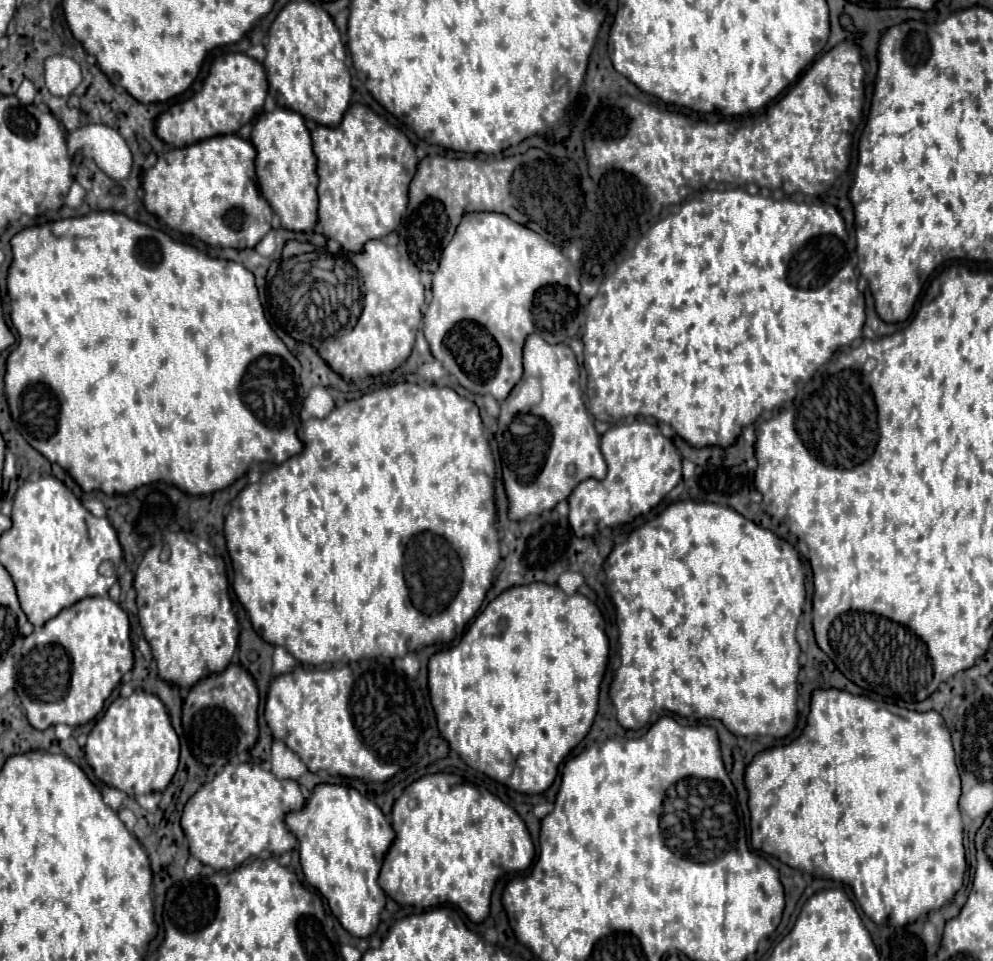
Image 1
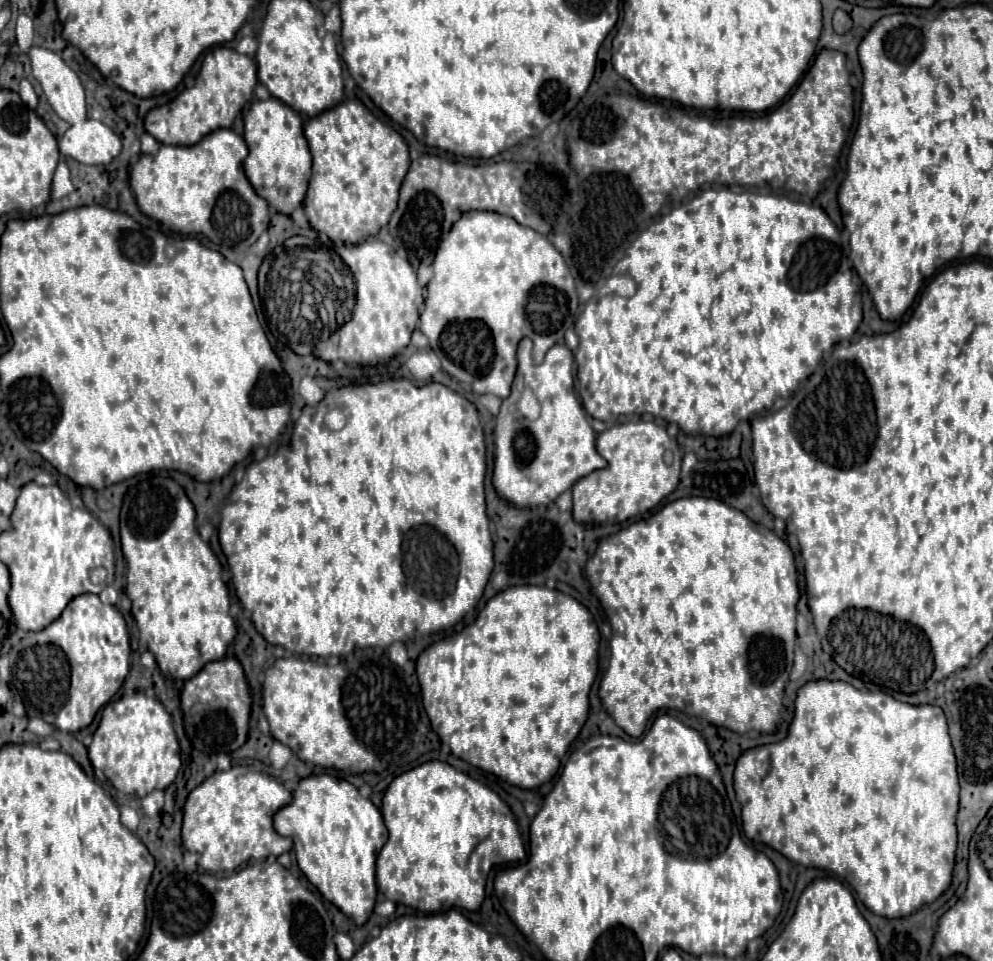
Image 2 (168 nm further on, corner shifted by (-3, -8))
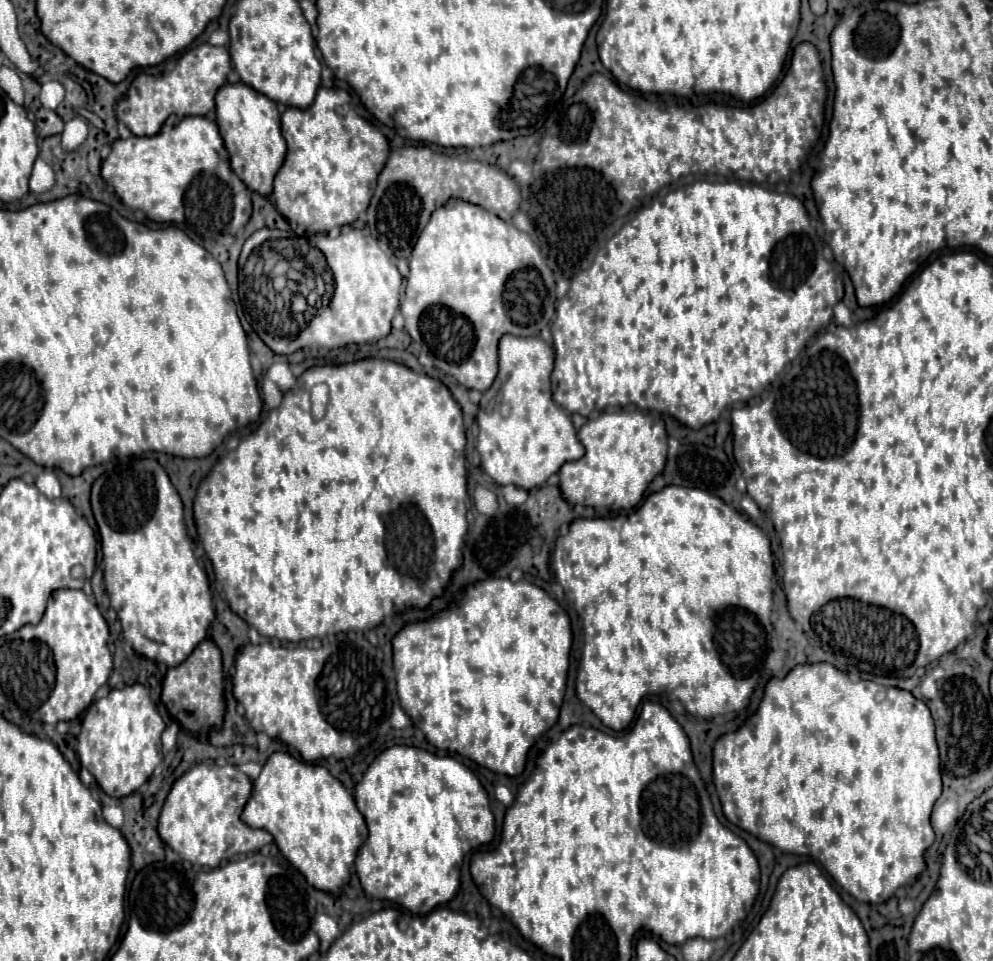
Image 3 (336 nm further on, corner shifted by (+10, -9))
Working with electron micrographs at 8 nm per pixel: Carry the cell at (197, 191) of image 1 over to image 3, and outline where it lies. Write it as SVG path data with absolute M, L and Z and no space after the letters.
M186 116L176 126L166 122L154 136L130 136L114 140L108 158L102 162L102 178L114 188L118 198L128 208L142 210L154 222L188 224L198 238L208 242L234 236L238 228L242 228L252 216L250 190L232 172L218 126L206 116Z

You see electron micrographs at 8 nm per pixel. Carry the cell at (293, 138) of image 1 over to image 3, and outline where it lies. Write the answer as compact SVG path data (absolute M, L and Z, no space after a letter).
M244 82L224 84L216 94L216 124L220 128L220 136L230 154L230 164L236 176L242 180L244 172L244 184L248 188L262 196L270 196L274 176L280 170L286 154L284 138L280 134L280 112L276 102L252 90Z

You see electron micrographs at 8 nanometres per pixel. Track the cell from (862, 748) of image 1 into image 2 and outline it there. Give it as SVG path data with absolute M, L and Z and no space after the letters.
M827 679L809 681L797 691L795 719L789 727L787 739L745 751L737 761L733 783L735 783L737 799L743 805L743 833L747 835L747 839L751 839L753 843L769 845L787 859L801 863L805 867L815 867L835 873L837 877L845 879L851 885L851 889L855 889L861 903L879 917L887 917L887 919L907 917L919 911L923 905L929 905L935 899L939 899L953 881L955 851L957 851L959 777L957 777L957 761L955 761L953 745L945 723L945 713L941 707L907 705L893 699L887 693L859 691L843 681L827 681Z

